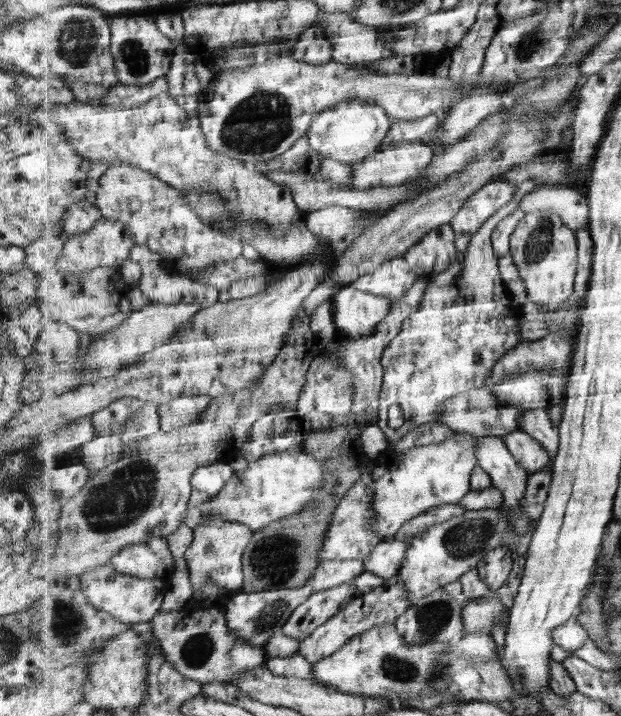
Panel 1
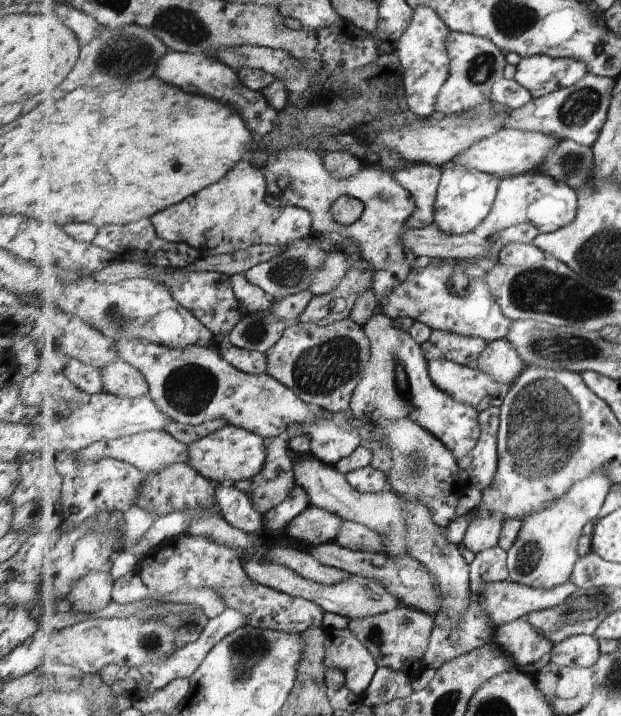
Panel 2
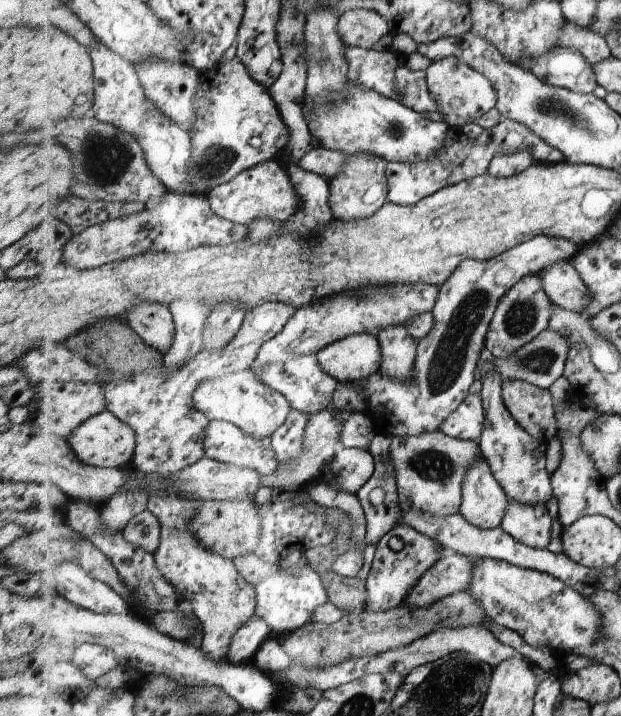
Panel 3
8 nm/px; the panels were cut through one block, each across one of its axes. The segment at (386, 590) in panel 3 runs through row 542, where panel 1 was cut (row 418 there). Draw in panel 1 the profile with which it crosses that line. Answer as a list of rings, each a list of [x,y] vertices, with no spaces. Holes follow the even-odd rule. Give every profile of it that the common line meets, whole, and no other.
[[[529,179],[518,186],[518,191],[511,202],[507,203],[496,212],[481,228],[471,234],[465,254],[461,257],[461,274],[453,278],[447,286],[430,284],[429,291],[425,294],[422,306],[415,311],[404,324],[402,333],[391,342],[383,353],[382,365],[384,366],[384,385],[379,401],[379,414],[377,424],[385,433],[389,447],[393,447],[410,431],[417,426],[427,424],[439,418],[439,411],[443,403],[457,395],[481,389],[486,384],[494,366],[512,348],[522,344],[519,339],[519,322],[521,322],[521,306],[513,305],[511,294],[507,292],[501,274],[499,262],[495,257],[492,246],[492,234],[496,224],[506,216],[514,213],[520,206],[523,198],[534,190],[539,184],[535,179]],[[393,406],[398,406],[403,412],[404,422],[398,428],[389,426],[389,412]]]

